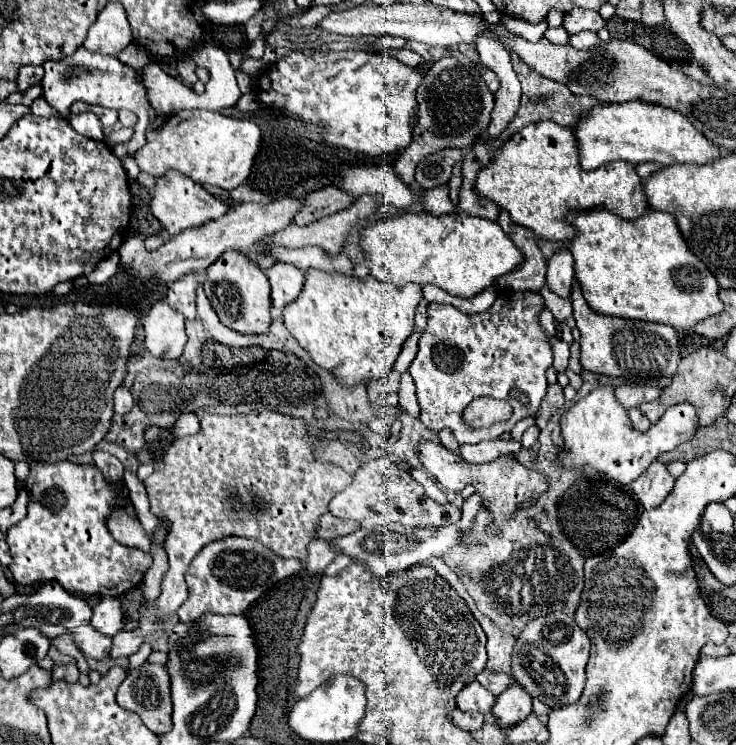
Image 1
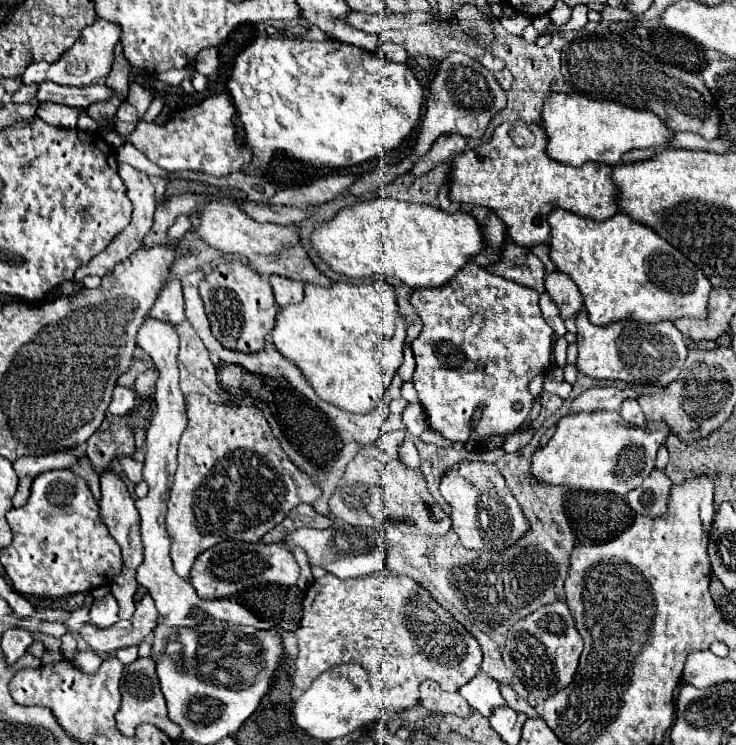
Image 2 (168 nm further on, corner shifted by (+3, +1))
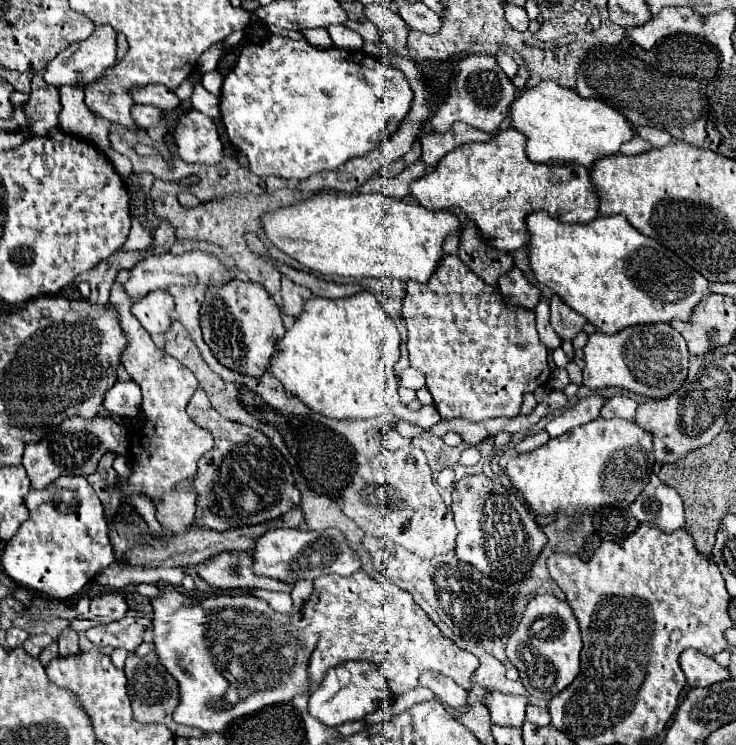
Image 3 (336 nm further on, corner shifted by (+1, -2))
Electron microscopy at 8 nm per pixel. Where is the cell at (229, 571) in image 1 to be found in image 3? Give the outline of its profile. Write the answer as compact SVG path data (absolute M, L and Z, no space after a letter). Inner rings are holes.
M224 552L216 558L202 562L196 566L198 574L210 582L212 586L218 586L222 590L226 588L266 588L276 592L290 592L292 586L276 582L272 578L256 576L252 572L252 556L250 554L232 554Z

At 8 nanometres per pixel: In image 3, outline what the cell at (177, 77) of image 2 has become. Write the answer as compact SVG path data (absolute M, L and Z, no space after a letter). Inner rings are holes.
M96 26L90 38L70 44L52 62L48 62L44 80L56 88L66 86L66 84L84 86L84 84L94 82L98 76L102 76L104 70L110 68L114 62L116 62L116 32L112 30L112 26Z

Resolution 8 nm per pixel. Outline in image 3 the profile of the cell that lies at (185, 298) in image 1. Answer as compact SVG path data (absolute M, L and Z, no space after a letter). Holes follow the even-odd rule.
M158 290L158 292L148 294L146 298L134 302L130 310L152 336L164 334L170 328L170 322L172 322L170 312L174 310L174 300L168 292Z

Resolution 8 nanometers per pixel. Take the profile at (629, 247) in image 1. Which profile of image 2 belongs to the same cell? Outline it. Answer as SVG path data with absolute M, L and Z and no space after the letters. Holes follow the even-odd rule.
M560 207L548 215L548 223L552 227L550 257L556 263L556 269L568 273L578 285L584 307L588 309L588 319L594 325L608 325L622 319L642 323L676 321L682 317L704 319L708 315L708 295L712 285L688 257L676 251L676 247L656 235L656 231L652 231L648 225L632 221L626 213L616 213L606 221L596 221L564 211Z

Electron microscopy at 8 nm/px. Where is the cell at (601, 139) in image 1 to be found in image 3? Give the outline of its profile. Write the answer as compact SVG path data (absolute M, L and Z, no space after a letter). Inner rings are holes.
M550 80L534 88L524 88L510 104L508 116L510 116L512 128L520 130L526 136L526 156L530 156L532 162L542 162L542 164L580 164L580 166L590 168L596 160L610 156L610 154L618 154L620 144L636 136L632 124L608 104L594 100L594 98L590 100L580 98L576 90L562 88L560 84L550 82Z

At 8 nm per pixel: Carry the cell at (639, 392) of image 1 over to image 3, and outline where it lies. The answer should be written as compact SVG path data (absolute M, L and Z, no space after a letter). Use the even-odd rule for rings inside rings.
M590 396L590 398L584 398L580 400L576 406L564 410L560 416L556 416L552 422L546 424L546 432L548 436L556 438L556 436L562 436L564 432L576 428L576 426L582 426L582 424L588 424L592 420L598 418L598 412L604 404L604 398L602 396Z

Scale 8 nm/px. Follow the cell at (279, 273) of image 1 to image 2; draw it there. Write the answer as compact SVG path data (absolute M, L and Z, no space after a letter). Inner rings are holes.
M270 275L270 285L274 289L274 297L280 307L286 307L290 303L300 303L300 299L304 299L302 281L294 281L282 275Z

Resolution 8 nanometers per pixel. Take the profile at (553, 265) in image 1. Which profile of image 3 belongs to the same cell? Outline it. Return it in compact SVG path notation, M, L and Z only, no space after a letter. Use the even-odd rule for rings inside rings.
M554 294L550 298L550 324L554 328L554 332L564 340L574 340L574 336L584 328L586 318L578 312L574 312L570 306L566 306L564 302L560 302L560 298Z

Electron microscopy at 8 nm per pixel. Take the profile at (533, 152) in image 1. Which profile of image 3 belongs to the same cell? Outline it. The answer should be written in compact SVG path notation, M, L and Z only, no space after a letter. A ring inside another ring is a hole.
M514 128L498 132L490 142L470 142L466 146L458 146L458 150L452 150L450 154L446 154L432 172L428 172L426 176L410 184L410 196L418 204L430 210L446 210L446 208L464 210L464 214L476 224L480 236L488 240L488 246L500 252L512 252L528 244L530 234L526 228L526 216L530 212L544 210L566 224L582 224L598 216L598 196L592 188L588 168L578 164L562 164L562 166L534 164L528 160L524 148L526 148L526 138ZM550 176L554 176L552 182L548 180ZM556 182L560 182L560 186L556 186Z

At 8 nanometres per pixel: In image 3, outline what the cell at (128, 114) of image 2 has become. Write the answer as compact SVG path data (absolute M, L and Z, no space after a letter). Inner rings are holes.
M136 104L132 108L132 116L138 122L138 126L142 128L150 128L156 126L162 120L162 110L158 110L156 106L144 106L144 104Z

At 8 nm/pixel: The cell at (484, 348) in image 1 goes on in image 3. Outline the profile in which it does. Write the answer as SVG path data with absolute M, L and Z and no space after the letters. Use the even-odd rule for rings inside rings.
M446 254L430 282L408 282L402 314L408 326L410 364L426 374L426 386L442 420L466 418L482 422L494 416L514 418L520 412L524 394L546 384L550 376L548 350L538 338L534 312L504 306L498 286L482 282L458 256Z

